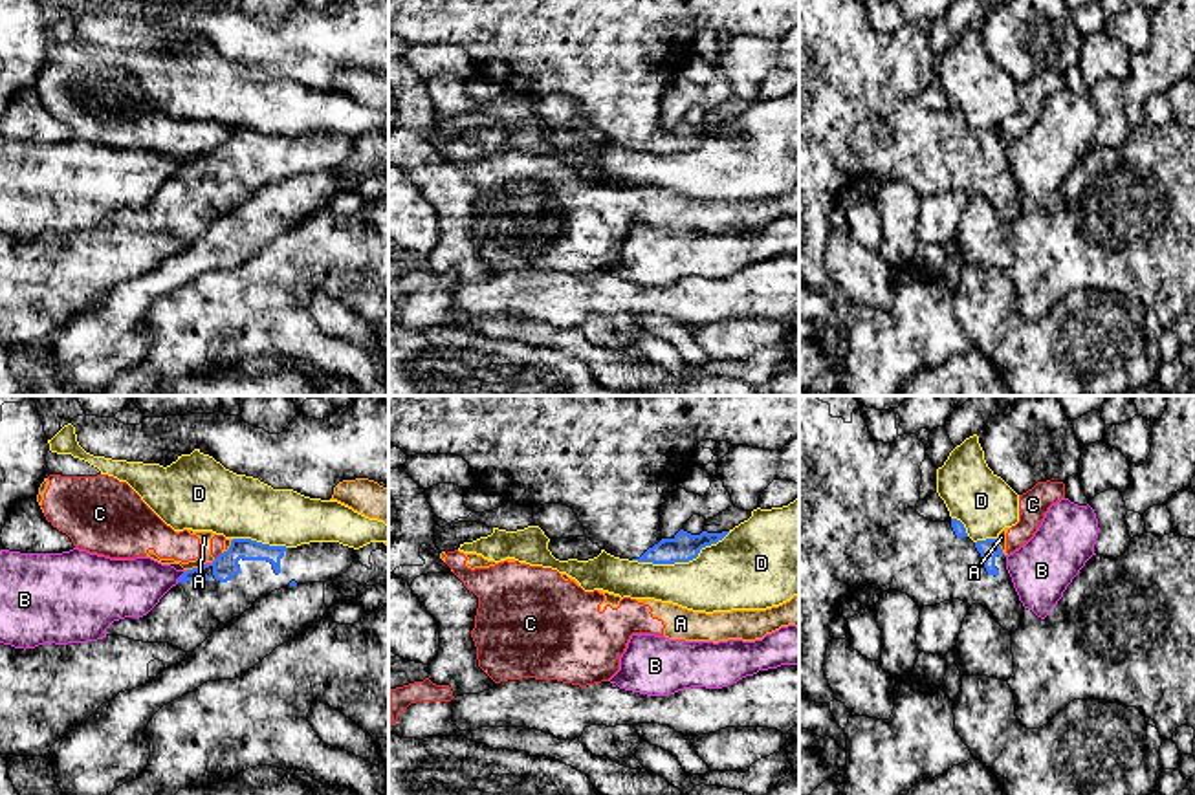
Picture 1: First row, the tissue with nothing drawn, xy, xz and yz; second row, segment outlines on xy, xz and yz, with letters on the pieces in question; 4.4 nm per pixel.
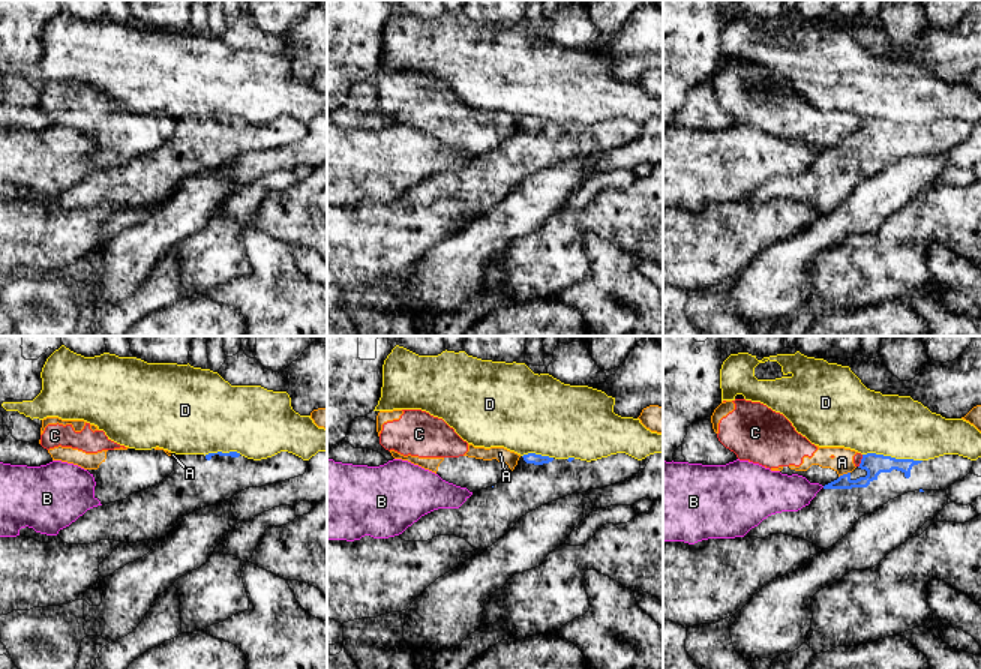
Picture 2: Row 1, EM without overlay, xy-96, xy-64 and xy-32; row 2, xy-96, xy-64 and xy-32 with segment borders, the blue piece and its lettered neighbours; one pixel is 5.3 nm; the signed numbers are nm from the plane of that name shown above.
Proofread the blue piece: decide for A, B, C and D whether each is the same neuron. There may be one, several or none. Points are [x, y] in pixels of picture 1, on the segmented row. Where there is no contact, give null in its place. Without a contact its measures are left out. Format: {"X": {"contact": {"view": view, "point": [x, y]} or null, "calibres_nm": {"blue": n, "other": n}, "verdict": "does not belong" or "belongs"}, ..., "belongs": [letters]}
{"A": {"contact": {"view": "xy", "point": [195, 568]}, "calibres_nm": {"blue": 60, "other": 50}, "verdict": "does not belong"}, "B": {"contact": {"view": "xy", "point": [182, 576]}, "calibres_nm": {"blue": 60, "other": 260}, "verdict": "does not belong"}, "C": {"contact": {"view": "xy", "point": [219, 555]}, "calibres_nm": {"blue": 110, "other": 60}, "verdict": "does not belong"}, "D": {"contact": {"view": "xz", "point": [682, 561]}, "calibres_nm": {"blue": 120, "other": 320}, "verdict": "does not belong"}, "belongs": []}

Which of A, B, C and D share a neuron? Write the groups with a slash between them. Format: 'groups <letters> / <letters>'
groups A C / B / D

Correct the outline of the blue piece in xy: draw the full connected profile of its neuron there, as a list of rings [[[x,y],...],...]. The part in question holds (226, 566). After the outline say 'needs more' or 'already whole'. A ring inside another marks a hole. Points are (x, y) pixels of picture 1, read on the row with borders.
[[[233,539],[211,566],[187,570],[147,615],[114,621],[106,636],[192,652],[257,599],[286,586],[335,581],[354,559],[356,550],[339,542],[286,548]]]; needs more

